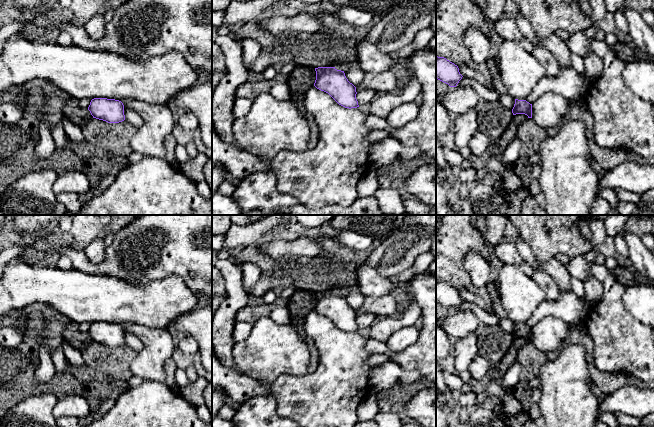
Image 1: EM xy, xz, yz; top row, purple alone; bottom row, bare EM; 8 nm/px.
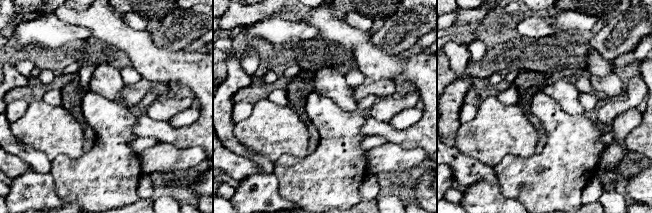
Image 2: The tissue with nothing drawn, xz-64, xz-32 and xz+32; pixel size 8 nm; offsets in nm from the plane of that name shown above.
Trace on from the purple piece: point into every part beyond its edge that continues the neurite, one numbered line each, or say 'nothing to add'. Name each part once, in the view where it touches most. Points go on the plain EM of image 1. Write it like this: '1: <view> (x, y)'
nothing to add

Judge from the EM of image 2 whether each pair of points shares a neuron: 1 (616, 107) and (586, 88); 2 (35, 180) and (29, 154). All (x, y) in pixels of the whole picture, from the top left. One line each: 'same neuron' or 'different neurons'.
1: different neurons
2: different neurons

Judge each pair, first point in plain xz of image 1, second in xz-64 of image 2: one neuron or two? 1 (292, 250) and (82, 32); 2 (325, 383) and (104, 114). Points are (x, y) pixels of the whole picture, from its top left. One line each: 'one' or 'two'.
1: one
2: one

